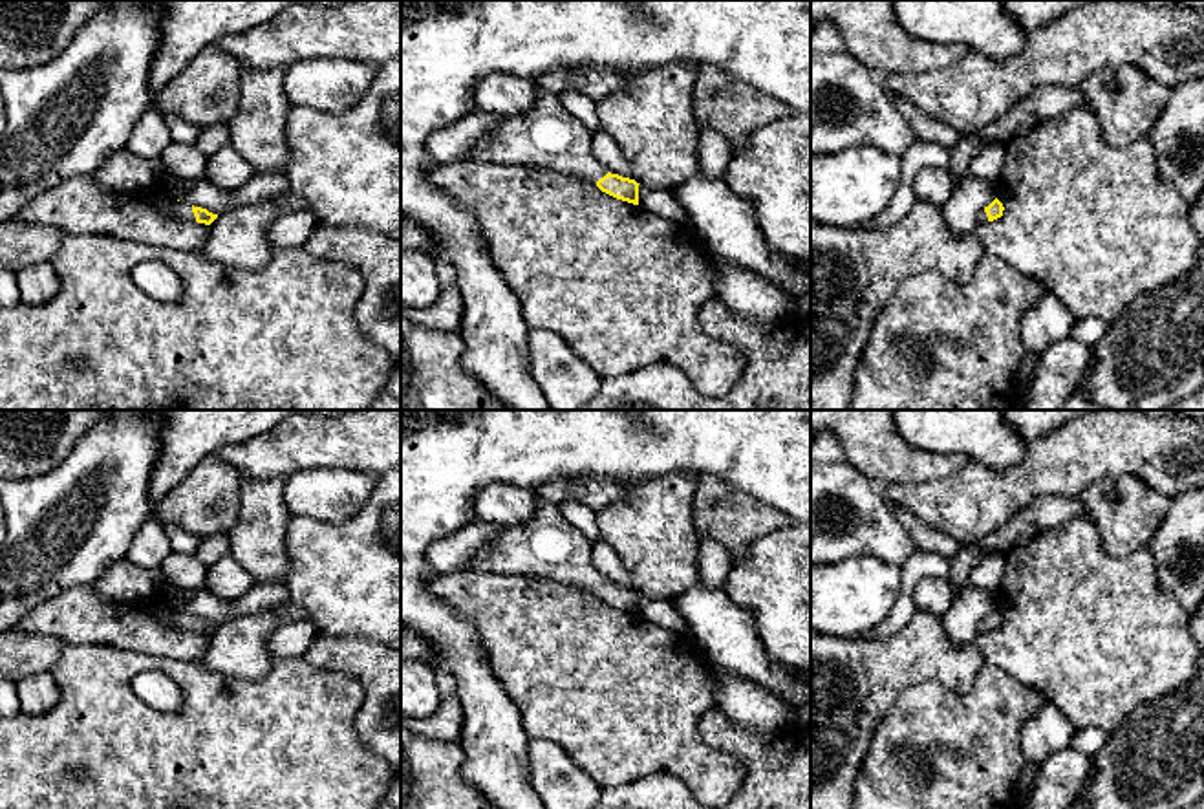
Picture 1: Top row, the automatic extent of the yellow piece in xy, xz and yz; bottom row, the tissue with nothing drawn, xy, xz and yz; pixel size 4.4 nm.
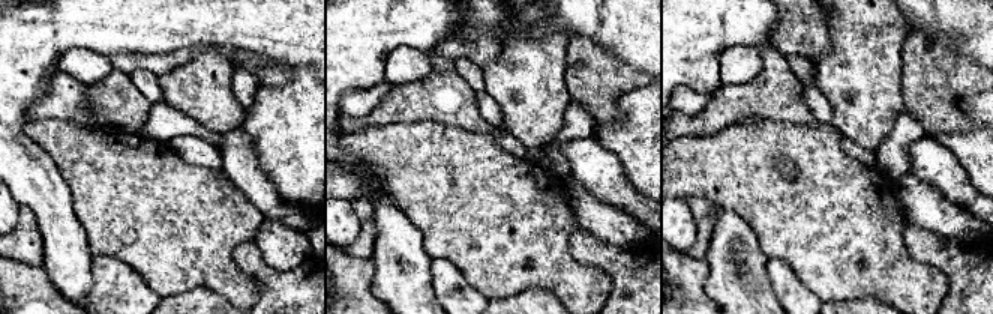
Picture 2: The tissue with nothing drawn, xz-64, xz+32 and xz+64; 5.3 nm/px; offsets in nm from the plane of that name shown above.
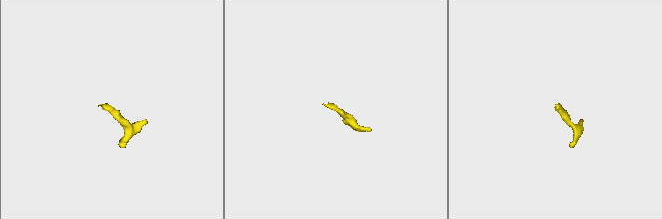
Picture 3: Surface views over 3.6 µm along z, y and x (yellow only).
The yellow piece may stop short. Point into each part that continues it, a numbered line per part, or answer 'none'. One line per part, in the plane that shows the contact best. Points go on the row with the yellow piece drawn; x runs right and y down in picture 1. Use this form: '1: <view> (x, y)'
1: xy (176, 209)

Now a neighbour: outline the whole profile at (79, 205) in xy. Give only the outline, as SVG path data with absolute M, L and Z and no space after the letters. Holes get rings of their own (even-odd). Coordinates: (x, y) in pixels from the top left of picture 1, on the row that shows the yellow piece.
M77 176L38 194L18 216L68 236L106 234L198 254L207 225L168 214L174 196L165 178L150 190L115 192L102 189L93 176Z

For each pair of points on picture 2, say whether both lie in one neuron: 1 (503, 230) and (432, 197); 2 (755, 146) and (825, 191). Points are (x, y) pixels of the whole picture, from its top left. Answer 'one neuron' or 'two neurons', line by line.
1: one neuron
2: one neuron

